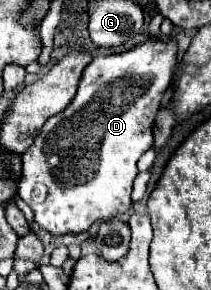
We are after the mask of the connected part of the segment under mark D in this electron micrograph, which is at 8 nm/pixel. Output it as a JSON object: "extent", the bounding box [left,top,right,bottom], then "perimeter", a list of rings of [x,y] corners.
{"extent":[18,40,176,236],"perimeter":[[[146,40],[124,54],[96,56],[84,68],[78,92],[62,114],[52,116],[34,138],[32,146],[22,154],[22,178],[18,196],[34,210],[36,224],[52,236],[88,232],[96,220],[122,216],[132,206],[130,190],[138,174],[138,158],[152,146],[152,124],[170,86],[176,62],[174,40]]]}

